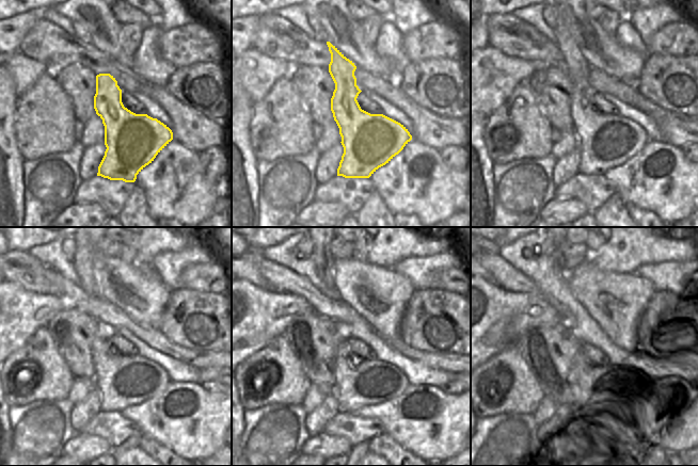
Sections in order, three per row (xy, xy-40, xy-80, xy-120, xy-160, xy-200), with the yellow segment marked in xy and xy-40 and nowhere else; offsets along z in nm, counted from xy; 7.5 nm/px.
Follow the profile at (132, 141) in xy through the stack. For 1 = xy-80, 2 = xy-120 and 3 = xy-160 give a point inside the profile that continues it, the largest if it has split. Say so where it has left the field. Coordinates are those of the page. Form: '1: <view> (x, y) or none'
1: xy-80 (605, 141)
2: xy-120 (123, 381)
3: xy-160 (366, 382)

